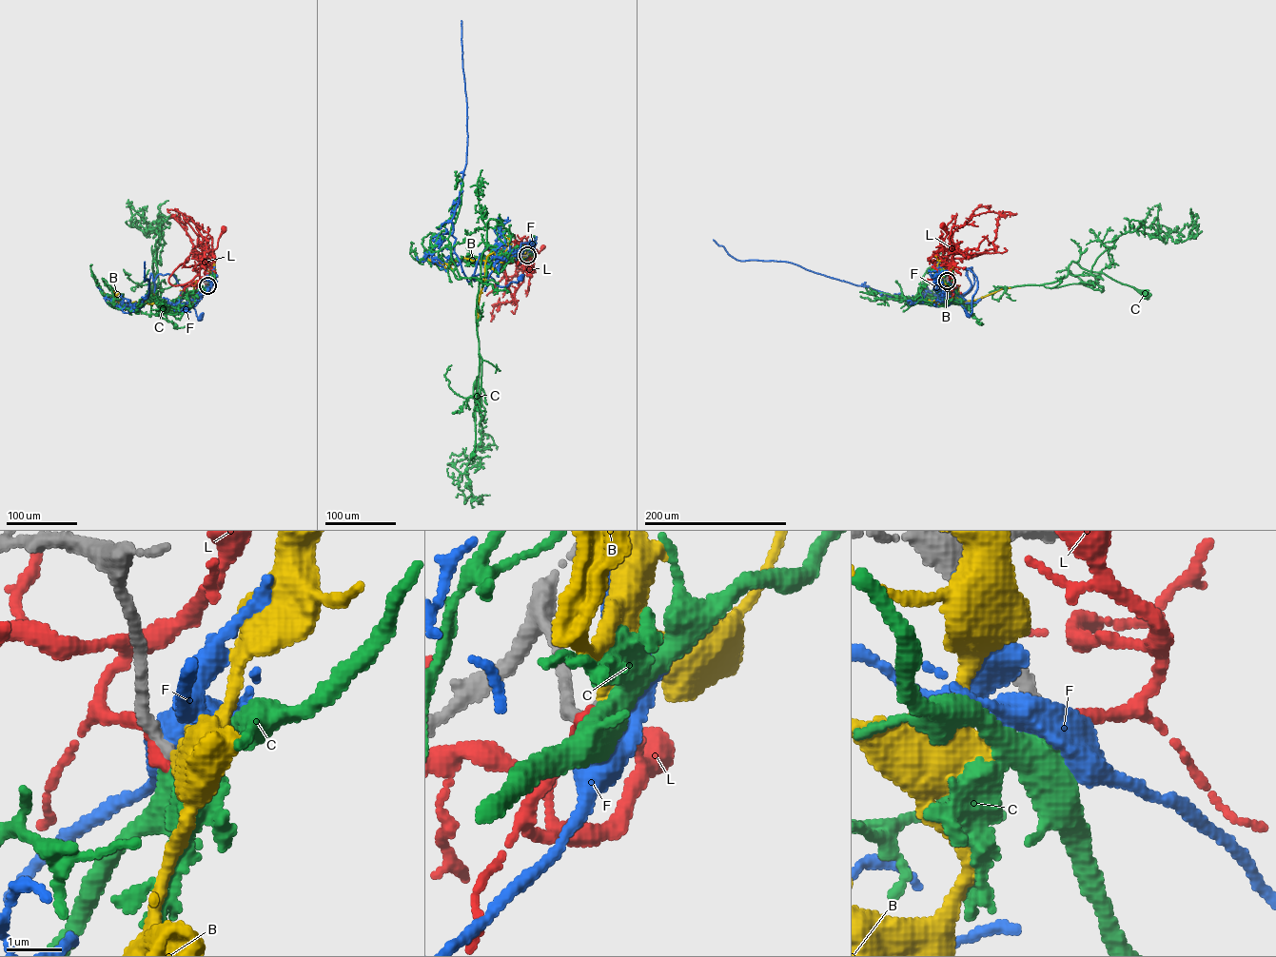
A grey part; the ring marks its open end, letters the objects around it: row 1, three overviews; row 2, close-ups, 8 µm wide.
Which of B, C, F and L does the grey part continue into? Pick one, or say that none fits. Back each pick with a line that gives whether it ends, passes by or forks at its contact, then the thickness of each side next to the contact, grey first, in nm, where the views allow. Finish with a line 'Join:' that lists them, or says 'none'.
B: it ends there; 240 nm thick on the grey side, 440 nm on the other
Join: B

